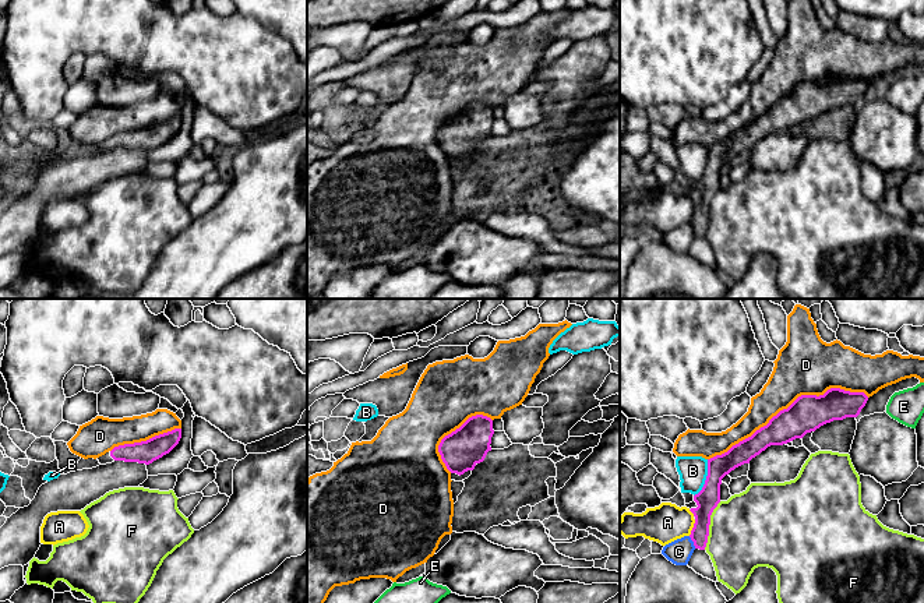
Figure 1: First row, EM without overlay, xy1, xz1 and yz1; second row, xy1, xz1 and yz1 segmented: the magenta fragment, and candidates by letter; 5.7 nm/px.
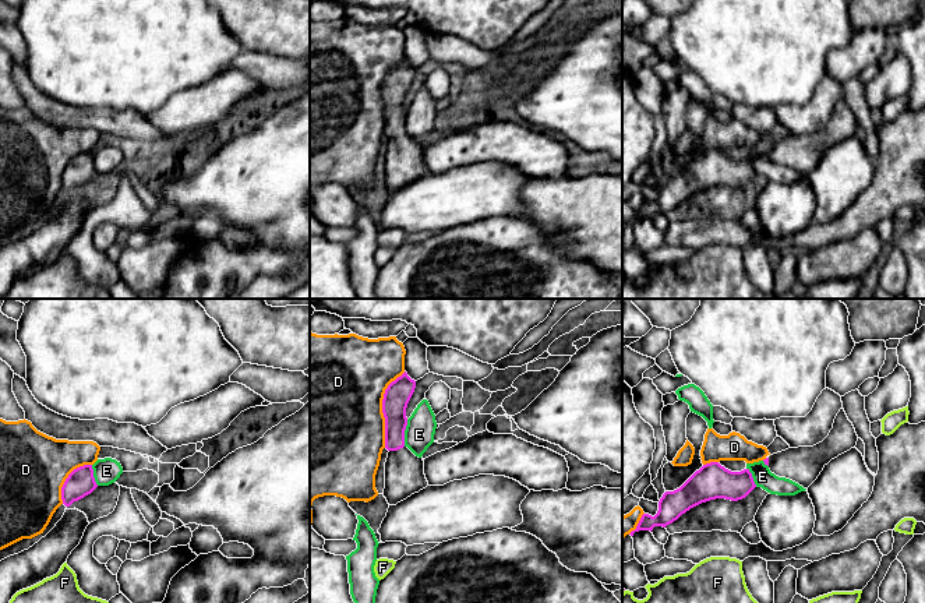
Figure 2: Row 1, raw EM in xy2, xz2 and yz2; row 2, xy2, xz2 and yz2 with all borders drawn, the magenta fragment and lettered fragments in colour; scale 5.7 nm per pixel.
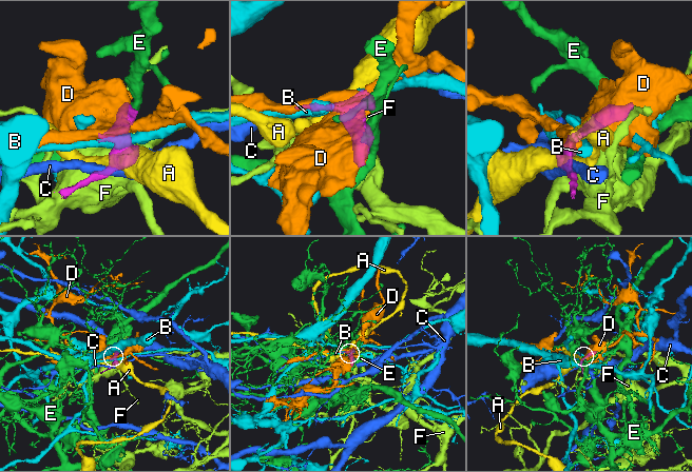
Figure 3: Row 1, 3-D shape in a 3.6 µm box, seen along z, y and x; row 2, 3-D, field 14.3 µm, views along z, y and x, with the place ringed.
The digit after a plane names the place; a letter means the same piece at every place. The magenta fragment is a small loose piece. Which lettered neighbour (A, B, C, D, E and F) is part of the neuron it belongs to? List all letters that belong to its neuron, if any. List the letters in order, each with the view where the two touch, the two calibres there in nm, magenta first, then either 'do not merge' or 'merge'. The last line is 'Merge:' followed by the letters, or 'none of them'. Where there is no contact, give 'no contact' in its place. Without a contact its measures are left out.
A: yz1 | 130/220 nm | do not merge
B: yz1 | 130/170 nm | do not merge
C: yz1 | 130/140 nm | do not merge
D: yz1 | 200/340 nm | do not merge
E: xz2 | 150/170 nm | do not merge
F: yz1 | 130/440 nm | do not merge
Merge: none of them

